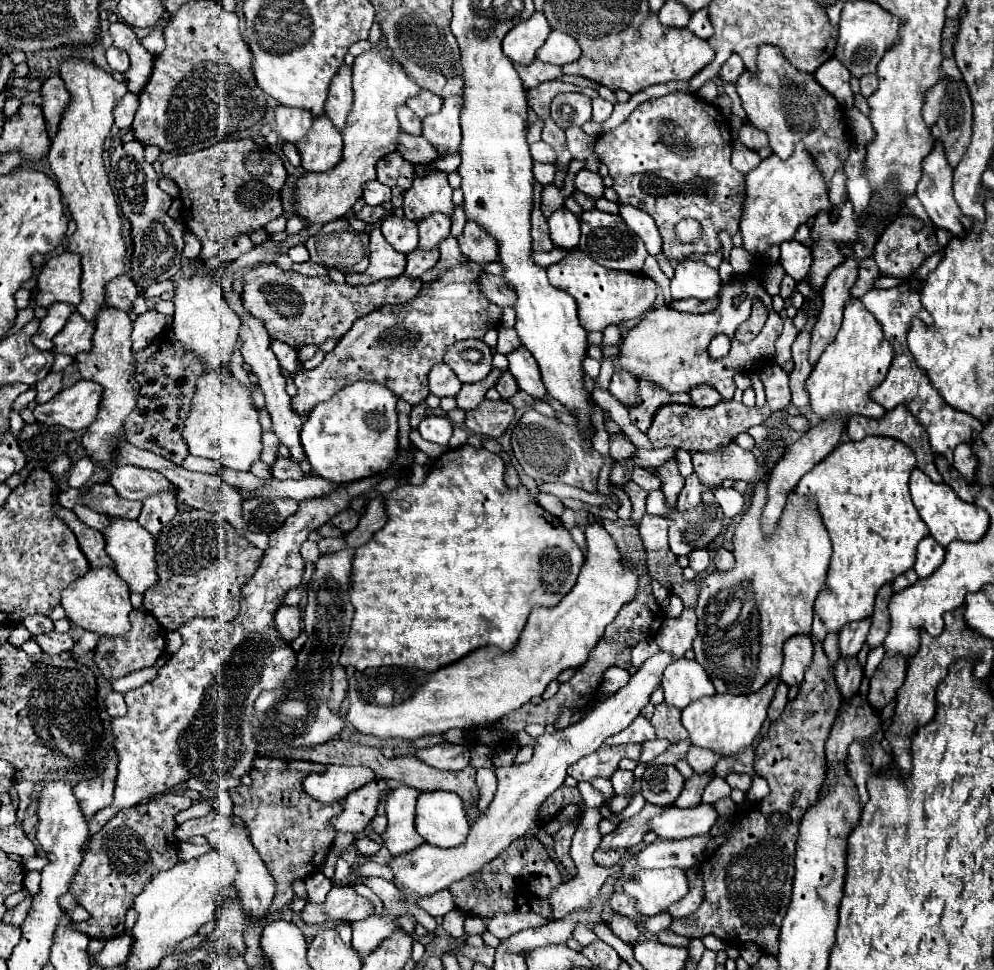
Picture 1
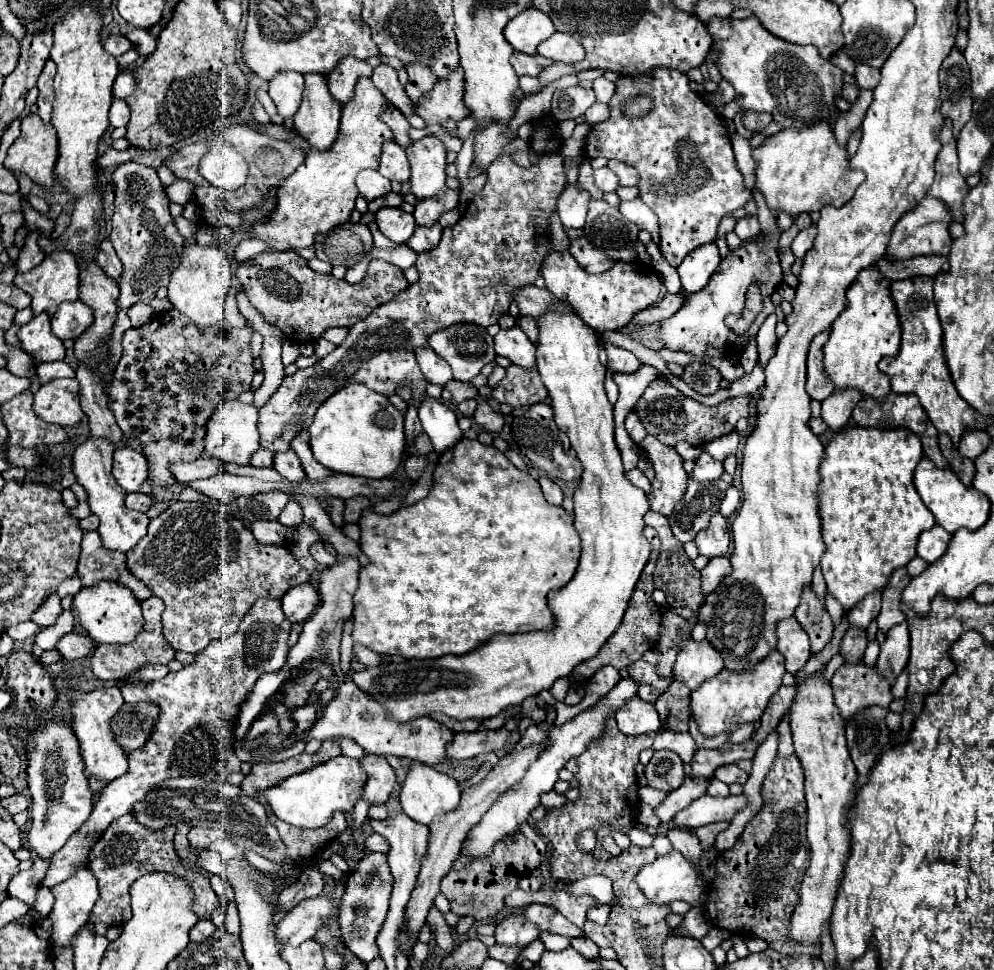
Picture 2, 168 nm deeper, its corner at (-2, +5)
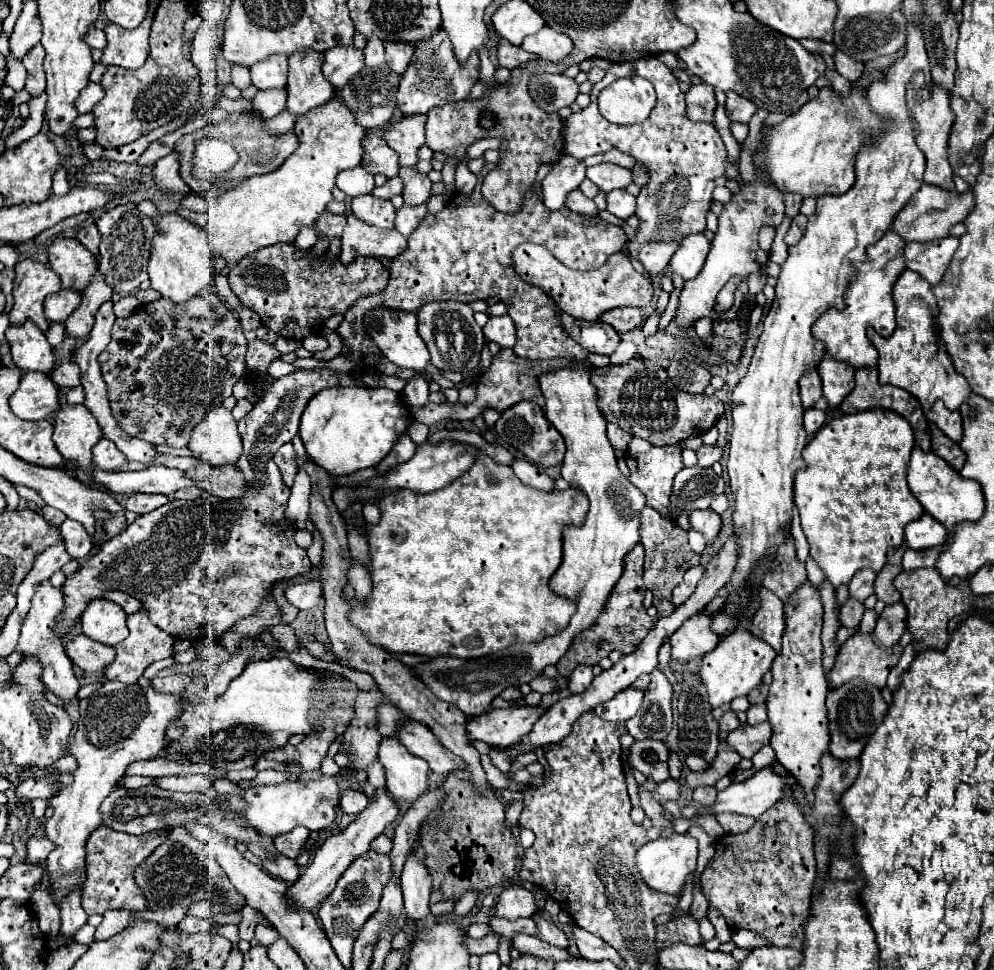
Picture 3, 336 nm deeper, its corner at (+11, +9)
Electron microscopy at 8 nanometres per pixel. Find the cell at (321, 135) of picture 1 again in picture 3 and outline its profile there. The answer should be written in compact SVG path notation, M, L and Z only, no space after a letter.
M307 50L307 54L291 54L289 58L289 82L287 82L287 110L293 116L301 116L315 106L323 106L335 98L335 88L321 72L323 54Z

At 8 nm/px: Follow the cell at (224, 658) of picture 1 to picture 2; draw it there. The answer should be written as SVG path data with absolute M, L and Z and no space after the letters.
M272 596L258 598L240 622L238 632L210 642L206 650L196 654L192 664L178 672L170 672L158 682L132 682L120 686L126 704L138 704L140 700L156 704L160 708L158 720L148 742L128 756L128 772L100 790L88 822L76 834L72 834L64 848L52 858L42 886L52 888L76 874L78 866L86 862L90 848L110 826L110 822L130 812L136 802L144 800L146 794L164 780L202 774L226 778L232 772L240 772L242 762L234 754L234 728L240 706L246 702L260 674L276 672L286 664L290 652L290 626L292 624L286 620L280 600Z

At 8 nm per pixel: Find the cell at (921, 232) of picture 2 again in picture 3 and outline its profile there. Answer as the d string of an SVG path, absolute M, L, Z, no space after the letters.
M923 184L919 188L919 192L909 200L909 204L895 216L891 230L895 230L905 242L931 242L937 238L945 238L949 236L949 230L963 222L967 218L967 214L973 210L973 194L971 190L959 194L959 192L951 192L951 190L943 190L939 186L931 186L931 184Z

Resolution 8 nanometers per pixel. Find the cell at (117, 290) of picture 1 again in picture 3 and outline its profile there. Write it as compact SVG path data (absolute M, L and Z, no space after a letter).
M91 224L91 226L85 226L77 232L77 240L87 248L91 250L93 254L99 252L99 232L97 232L97 226Z

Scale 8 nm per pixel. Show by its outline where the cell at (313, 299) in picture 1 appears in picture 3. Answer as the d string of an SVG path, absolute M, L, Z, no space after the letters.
M273 244L239 260L227 278L233 294L261 316L265 328L281 338L305 340L319 334L329 316L343 314L357 298L379 294L387 286L389 272L375 258L355 258L351 264L341 264L337 258L329 260L327 254L313 258L295 244Z

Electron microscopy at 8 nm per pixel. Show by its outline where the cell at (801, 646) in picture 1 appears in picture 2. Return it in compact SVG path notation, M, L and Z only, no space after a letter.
M788 618L780 622L776 628L778 636L778 652L786 658L786 670L790 674L796 674L810 658L810 642L808 634L802 630L802 626L796 622L796 618Z

